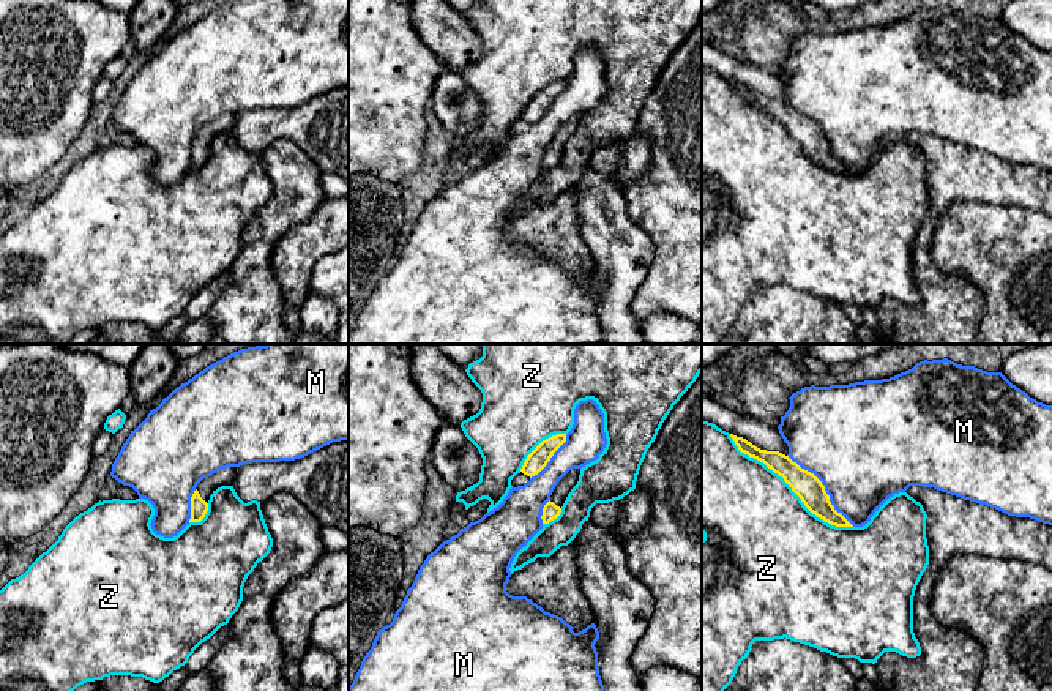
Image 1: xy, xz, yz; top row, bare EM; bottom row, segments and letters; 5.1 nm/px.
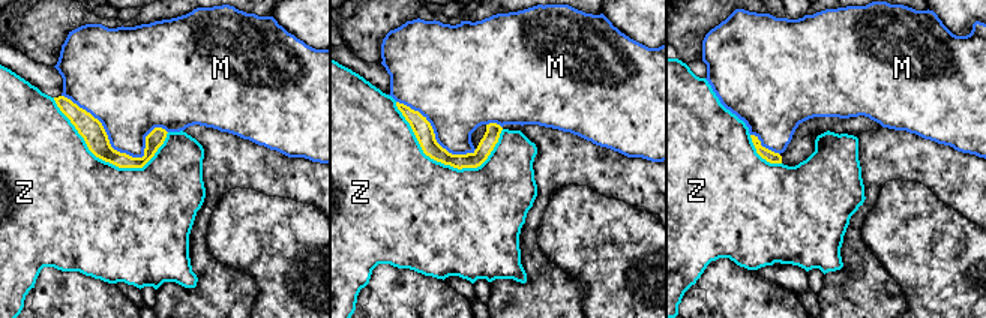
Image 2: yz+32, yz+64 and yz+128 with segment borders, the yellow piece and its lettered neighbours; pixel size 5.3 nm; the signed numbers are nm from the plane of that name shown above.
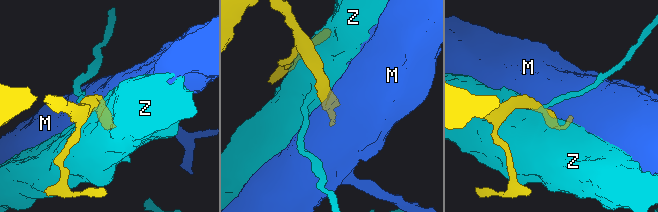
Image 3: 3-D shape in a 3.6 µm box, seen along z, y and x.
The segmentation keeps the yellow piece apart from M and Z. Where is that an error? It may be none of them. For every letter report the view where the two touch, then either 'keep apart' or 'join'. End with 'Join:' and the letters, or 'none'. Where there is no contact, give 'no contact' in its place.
M: yz | keep apart
Z: yz | keep apart
Join: none

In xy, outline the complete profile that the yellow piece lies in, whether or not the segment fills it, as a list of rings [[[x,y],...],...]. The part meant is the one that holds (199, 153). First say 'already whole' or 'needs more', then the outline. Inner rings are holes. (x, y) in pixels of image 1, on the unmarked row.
needs more; [[[235,114],[221,115],[208,125],[203,125],[191,144],[189,169],[200,169],[208,158],[210,142],[221,133],[233,133],[237,123]]]

